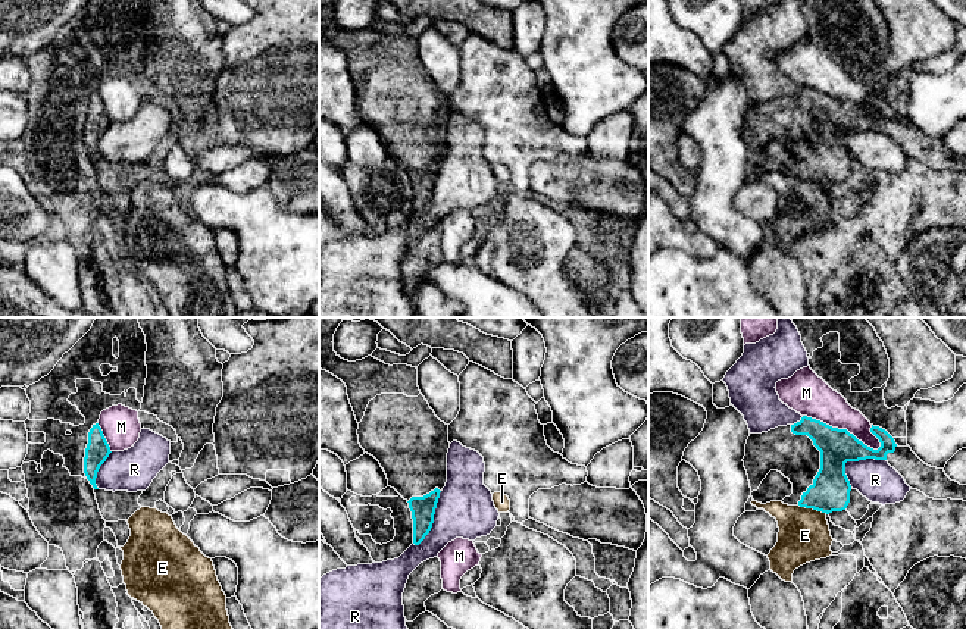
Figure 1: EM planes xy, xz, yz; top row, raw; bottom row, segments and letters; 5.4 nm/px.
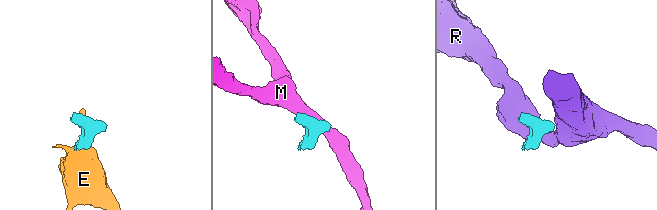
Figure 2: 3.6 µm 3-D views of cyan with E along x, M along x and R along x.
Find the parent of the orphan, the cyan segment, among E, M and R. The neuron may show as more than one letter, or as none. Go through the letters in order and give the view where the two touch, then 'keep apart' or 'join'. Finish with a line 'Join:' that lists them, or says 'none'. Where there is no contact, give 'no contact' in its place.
E: contact in yz; keep apart
M: contact in yz; keep apart
R: contact in yz; keep apart
Join: none

